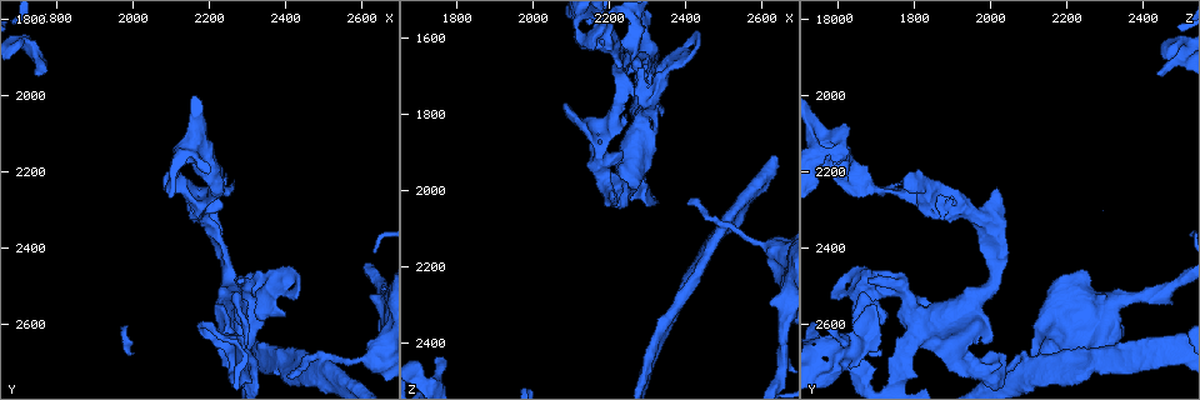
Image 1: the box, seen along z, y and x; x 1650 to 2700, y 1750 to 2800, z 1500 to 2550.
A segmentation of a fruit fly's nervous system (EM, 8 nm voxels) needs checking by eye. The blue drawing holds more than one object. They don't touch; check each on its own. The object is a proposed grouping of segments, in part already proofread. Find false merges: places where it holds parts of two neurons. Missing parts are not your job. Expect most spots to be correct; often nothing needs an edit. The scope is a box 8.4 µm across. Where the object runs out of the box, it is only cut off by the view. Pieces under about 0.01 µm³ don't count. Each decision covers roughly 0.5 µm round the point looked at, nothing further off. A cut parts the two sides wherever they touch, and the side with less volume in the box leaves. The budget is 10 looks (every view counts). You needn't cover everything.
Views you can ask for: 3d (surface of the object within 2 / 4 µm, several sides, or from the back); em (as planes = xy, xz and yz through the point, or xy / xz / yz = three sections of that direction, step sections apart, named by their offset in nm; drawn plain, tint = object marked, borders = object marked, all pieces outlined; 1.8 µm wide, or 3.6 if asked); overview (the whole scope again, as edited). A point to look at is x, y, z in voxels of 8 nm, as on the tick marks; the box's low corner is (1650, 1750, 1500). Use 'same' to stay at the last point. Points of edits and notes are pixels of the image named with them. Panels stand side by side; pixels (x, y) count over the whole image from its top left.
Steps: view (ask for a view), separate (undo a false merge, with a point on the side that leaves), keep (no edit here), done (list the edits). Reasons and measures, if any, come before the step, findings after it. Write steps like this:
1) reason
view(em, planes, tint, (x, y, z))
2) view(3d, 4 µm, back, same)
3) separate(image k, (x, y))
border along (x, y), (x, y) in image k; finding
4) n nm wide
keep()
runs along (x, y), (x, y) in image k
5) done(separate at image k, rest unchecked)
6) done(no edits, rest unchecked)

sharp bend
view(em, planes, tint, (2330, 2495, 1735))

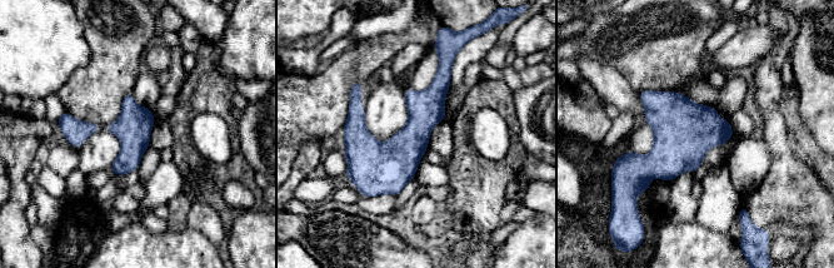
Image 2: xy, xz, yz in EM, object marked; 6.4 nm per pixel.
keep()
runs along (443, 64), (415, 135), (369, 192) in image 2; all the same neuron

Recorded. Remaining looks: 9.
a narrow waist
view(3d, 4 µm, (2500, 2720, 2080))

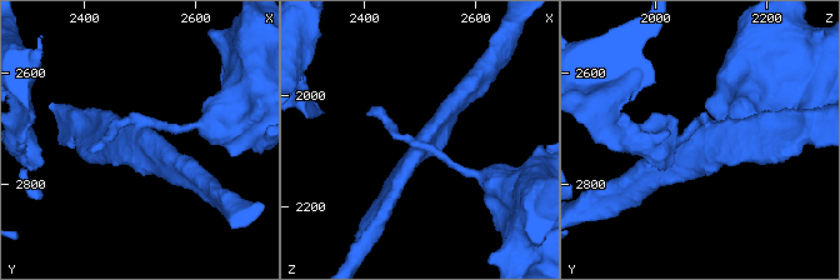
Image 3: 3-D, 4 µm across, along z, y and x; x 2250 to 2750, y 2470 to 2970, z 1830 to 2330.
view(em, planes, tint, (2510, 2715, 2090))

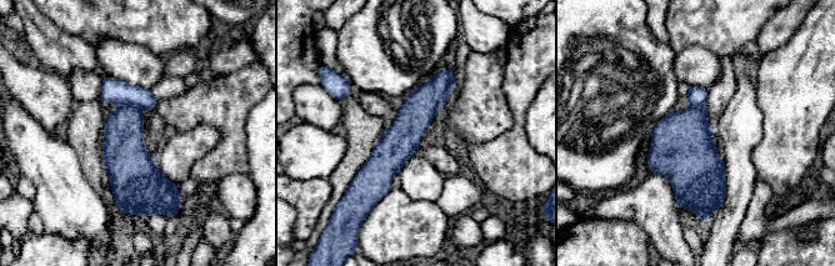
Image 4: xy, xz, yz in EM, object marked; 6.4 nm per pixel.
240 nm wide
separate(image 4, (123, 141))
the part that leaves runs along (450, 74), (359, 181) in image 4; two neurons meet here

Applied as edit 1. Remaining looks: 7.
view(em, xy, step 4, tint, (2300, 2695, 1635))

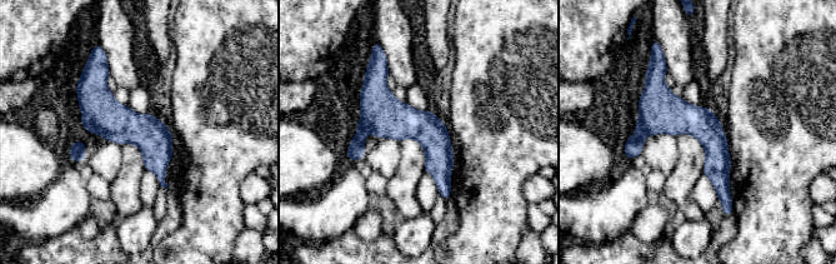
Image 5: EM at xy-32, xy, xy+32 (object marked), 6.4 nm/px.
200 nm wide
keep()
runs along (662, 69), (659, 90), (716, 147), (727, 203) in image 5; continuous, no second neuron

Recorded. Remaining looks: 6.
calibre changes
view(em, xy, step 8, tint, (2170, 2305, 1920))

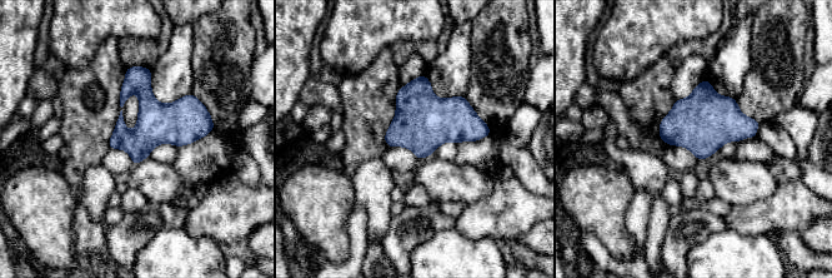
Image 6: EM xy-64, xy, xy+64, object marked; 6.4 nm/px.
view(em, planes, tint, same)

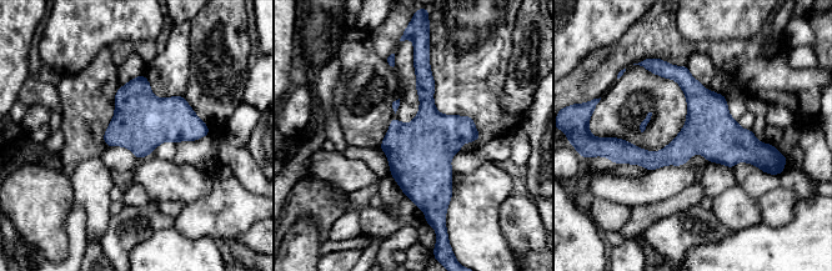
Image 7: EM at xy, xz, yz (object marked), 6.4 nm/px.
keep()
one neuron here

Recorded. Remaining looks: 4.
done(separate at image 4, rest unchecked)

